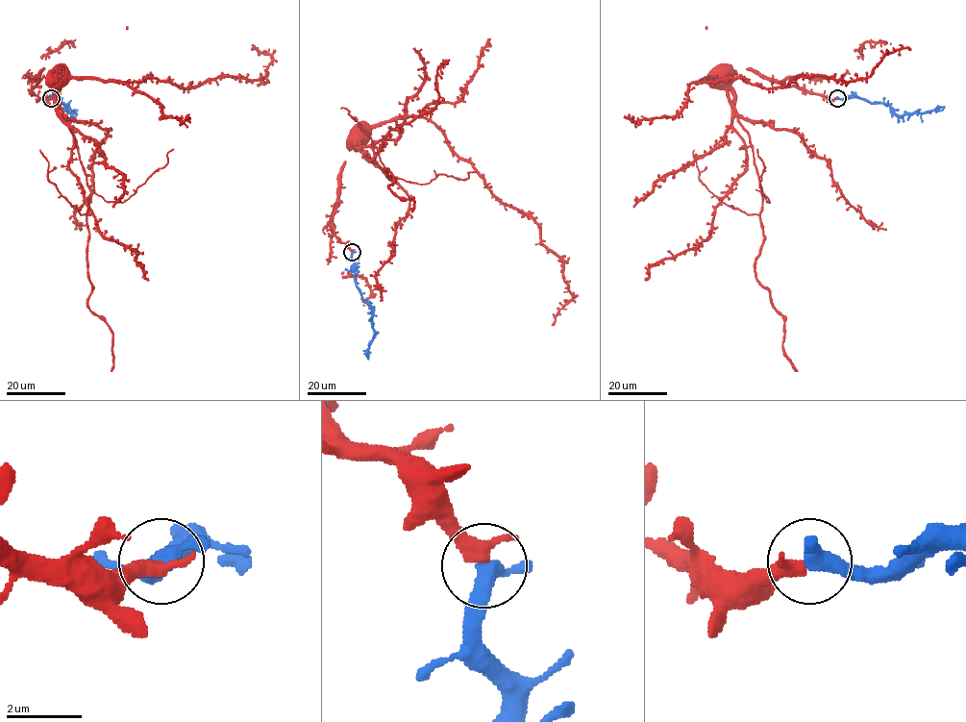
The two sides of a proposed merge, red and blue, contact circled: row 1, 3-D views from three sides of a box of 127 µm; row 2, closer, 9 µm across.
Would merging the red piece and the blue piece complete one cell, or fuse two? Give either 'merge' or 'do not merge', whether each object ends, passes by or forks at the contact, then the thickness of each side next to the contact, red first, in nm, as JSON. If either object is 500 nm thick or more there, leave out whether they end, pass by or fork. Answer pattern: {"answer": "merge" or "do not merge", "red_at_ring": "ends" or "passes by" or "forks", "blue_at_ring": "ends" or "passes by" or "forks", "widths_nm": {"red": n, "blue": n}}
{"answer": "merge", "red_at_ring": "ends", "blue_at_ring": "passes by", "widths_nm": {"red": 460, "blue": 360}}

